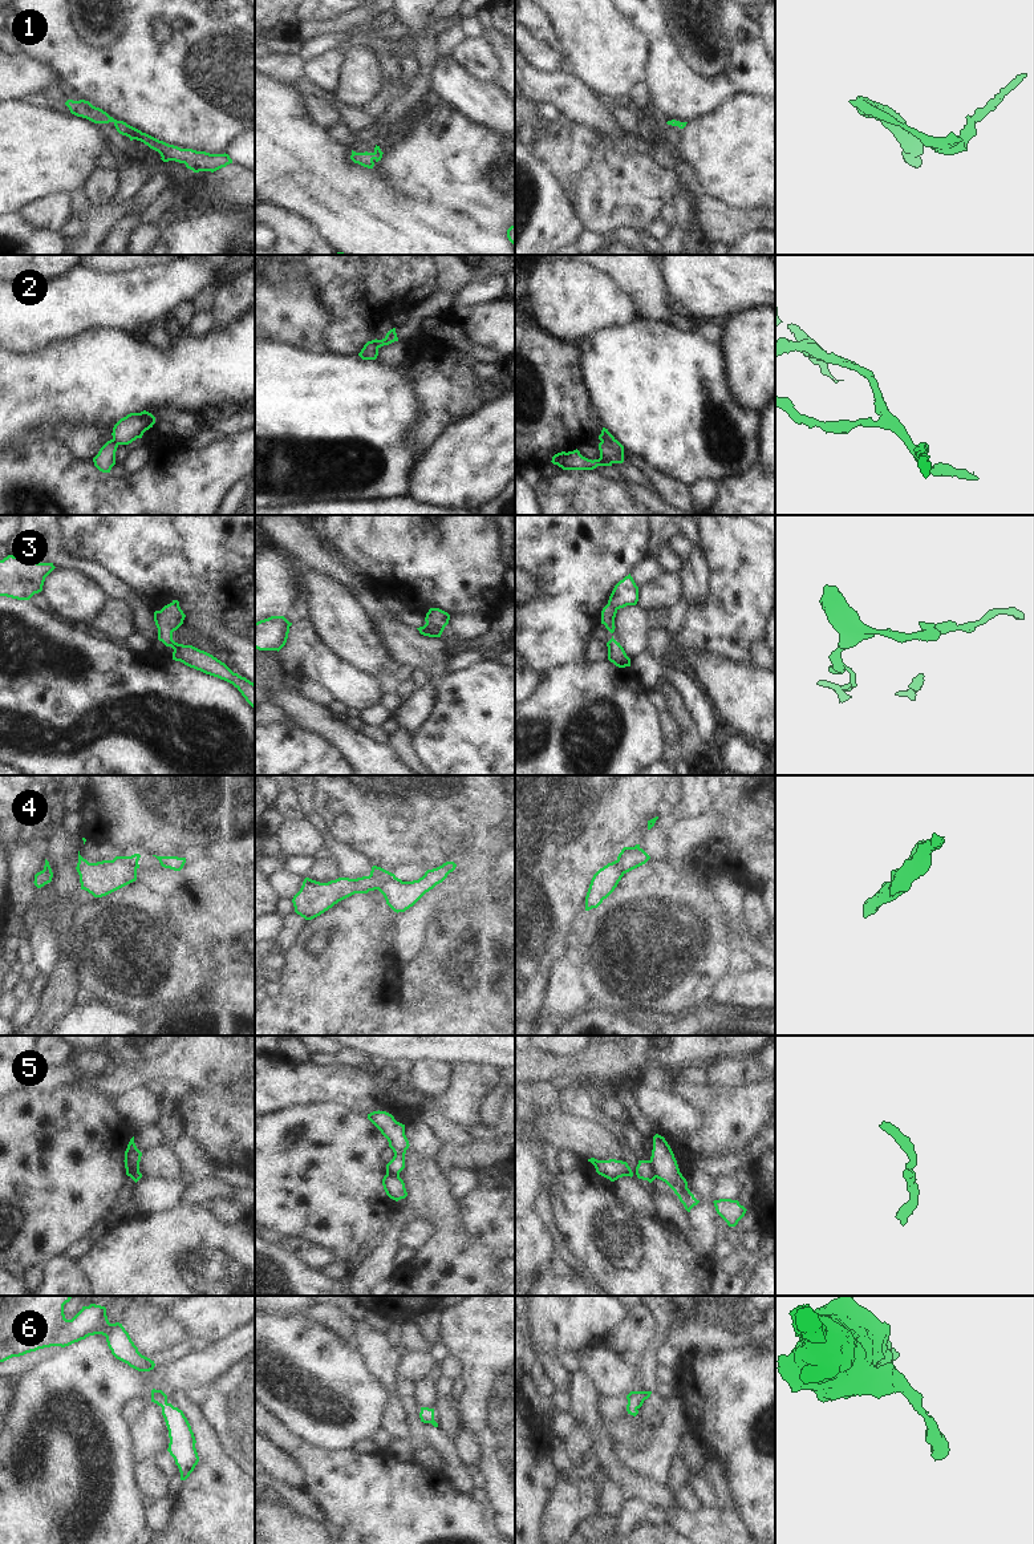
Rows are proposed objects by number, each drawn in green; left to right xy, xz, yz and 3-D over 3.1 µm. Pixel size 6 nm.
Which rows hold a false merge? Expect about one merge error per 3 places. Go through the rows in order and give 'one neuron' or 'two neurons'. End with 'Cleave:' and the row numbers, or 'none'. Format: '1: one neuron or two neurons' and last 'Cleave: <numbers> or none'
1: one neuron
2: two neurons
3: one neuron
4: two neurons
5: two neurons
6: one neuron
Cleave: 2, 4, 5

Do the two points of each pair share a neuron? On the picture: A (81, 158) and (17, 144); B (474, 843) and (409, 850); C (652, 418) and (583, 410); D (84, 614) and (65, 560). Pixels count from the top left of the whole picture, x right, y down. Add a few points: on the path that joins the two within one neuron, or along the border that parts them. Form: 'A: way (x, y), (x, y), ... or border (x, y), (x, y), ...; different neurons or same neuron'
A: way (65, 158), (57, 153), (33, 153); same neuron
B: border (470, 834), (467, 846), (473, 851); different neurons
C: border (584, 384), (604, 426); different neurons
D: border (56, 567), (77, 570), (96, 583); different neurons

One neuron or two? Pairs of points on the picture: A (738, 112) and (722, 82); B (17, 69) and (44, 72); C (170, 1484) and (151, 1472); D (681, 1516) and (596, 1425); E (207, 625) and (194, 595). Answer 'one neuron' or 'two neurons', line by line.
A: two neurons
B: one neuron
C: one neuron
D: one neuron
E: two neurons

